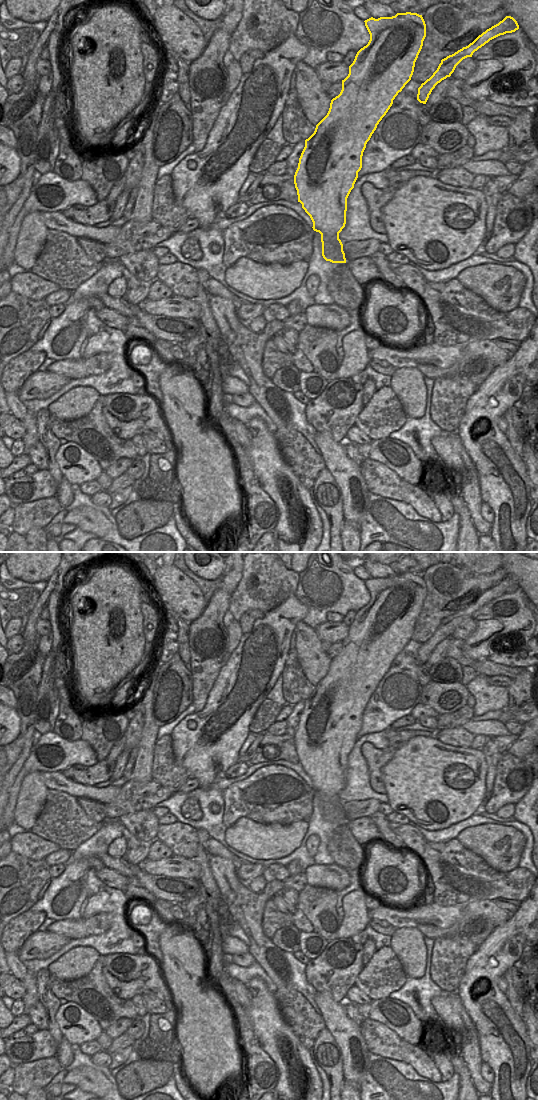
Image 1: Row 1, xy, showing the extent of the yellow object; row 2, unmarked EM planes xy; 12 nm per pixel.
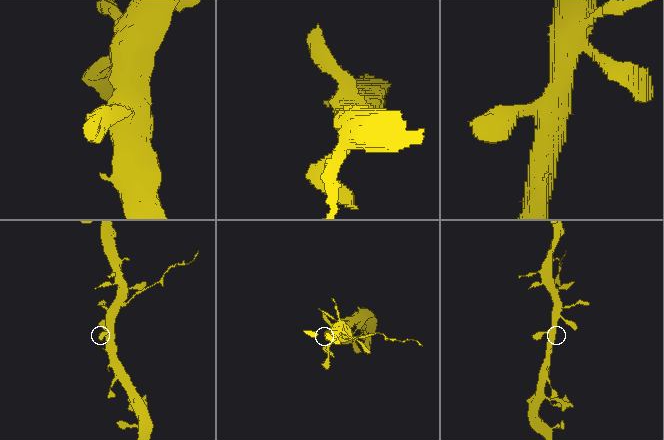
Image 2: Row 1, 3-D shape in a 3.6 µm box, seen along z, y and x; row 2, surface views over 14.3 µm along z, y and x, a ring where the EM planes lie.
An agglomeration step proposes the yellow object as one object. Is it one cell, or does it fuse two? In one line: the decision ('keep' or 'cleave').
cleave

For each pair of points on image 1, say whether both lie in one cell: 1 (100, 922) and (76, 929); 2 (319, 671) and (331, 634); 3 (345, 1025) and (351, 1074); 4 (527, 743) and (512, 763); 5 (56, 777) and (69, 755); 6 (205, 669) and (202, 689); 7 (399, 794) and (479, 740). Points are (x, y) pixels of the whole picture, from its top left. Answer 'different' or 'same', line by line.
1: same
2: different
3: same
4: different
5: different
6: same
7: different

